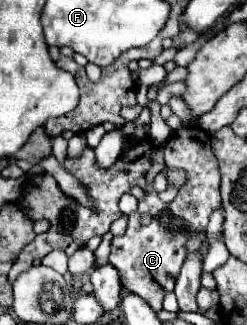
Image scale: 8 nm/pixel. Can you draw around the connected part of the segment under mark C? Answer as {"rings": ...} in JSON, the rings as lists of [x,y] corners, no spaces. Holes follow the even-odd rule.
{"rings":[[[197,126],[175,130],[173,138],[163,146],[167,166],[183,168],[187,172],[187,184],[179,190],[171,204],[165,204],[157,192],[149,186],[147,196],[139,200],[139,208],[129,216],[127,232],[111,242],[109,264],[113,264],[127,290],[143,296],[153,308],[161,308],[161,290],[173,290],[175,278],[187,256],[187,238],[191,234],[205,234],[211,214],[221,206],[219,194],[219,166],[209,146],[209,134]],[[141,214],[151,214],[149,224],[141,224]]]}

